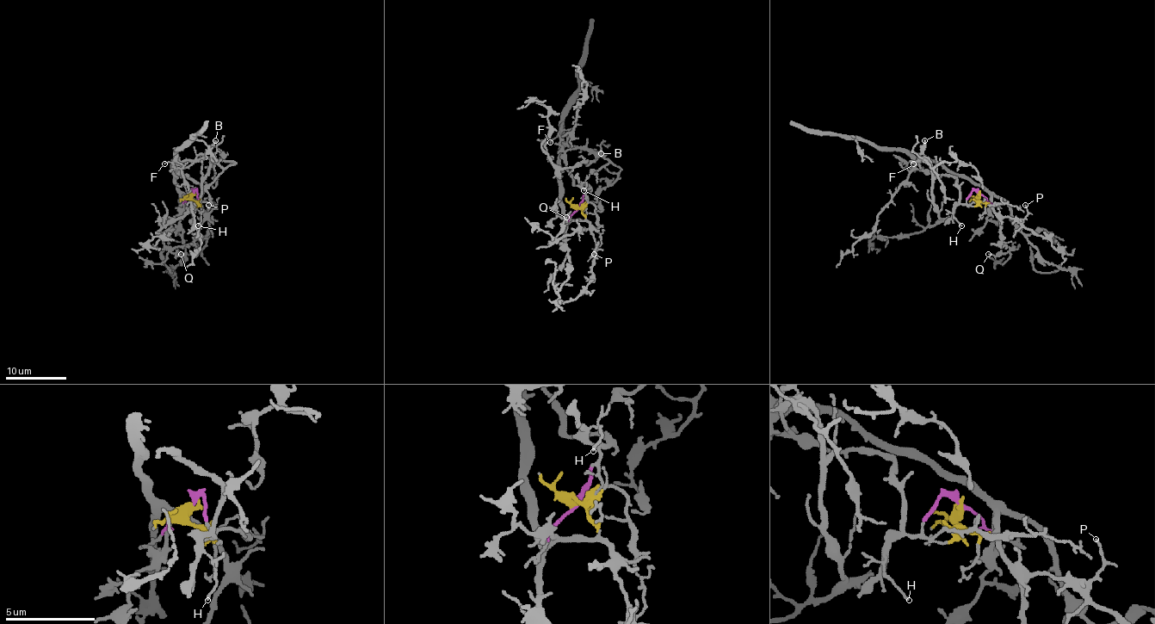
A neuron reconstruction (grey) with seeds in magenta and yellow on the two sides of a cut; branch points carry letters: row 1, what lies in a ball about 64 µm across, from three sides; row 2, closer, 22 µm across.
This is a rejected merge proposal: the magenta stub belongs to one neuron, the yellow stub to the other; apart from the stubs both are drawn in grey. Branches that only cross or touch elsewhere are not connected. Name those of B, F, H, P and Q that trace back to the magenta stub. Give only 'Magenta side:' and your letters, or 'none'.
Magenta side: B, F, H

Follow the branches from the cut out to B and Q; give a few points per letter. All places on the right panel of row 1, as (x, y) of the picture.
B: (979, 194), (973, 191), (967, 200), (961, 203), (955, 178), (924, 171), (918, 163), (924, 140)
Q: (979, 194), (979, 200), (991, 206), (997, 219), (1001, 241), (1010, 249), (997, 255), (989, 254)

